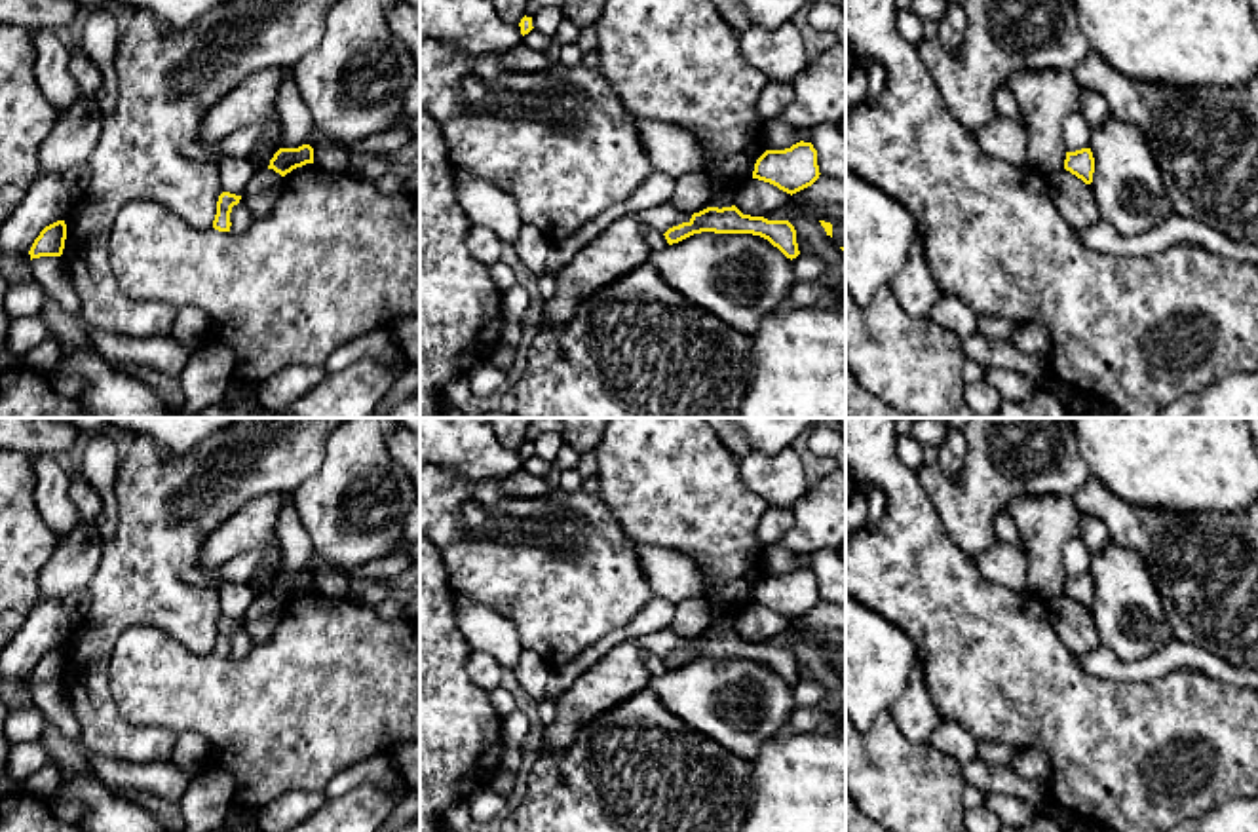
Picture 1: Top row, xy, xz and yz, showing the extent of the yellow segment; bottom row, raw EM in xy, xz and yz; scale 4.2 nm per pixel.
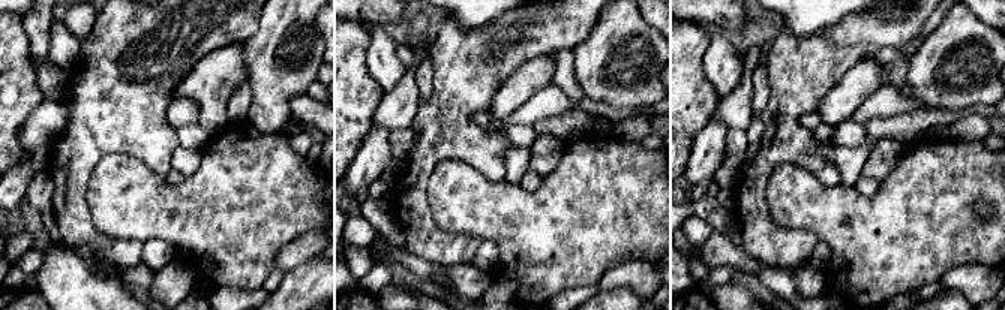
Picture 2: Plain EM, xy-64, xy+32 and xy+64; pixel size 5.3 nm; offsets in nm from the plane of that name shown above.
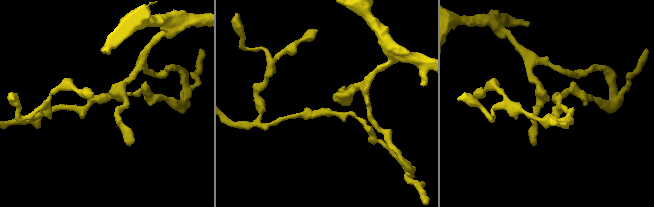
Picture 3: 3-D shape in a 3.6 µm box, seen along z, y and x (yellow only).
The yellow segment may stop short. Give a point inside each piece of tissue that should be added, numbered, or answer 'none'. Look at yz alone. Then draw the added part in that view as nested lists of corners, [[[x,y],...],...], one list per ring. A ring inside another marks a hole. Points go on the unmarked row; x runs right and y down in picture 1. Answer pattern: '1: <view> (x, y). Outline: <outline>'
none

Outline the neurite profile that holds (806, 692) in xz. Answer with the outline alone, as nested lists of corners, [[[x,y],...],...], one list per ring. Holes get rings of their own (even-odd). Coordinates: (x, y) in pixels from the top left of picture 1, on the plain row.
[[[800,678],[796,684],[791,686],[794,707],[817,707],[827,701],[832,701],[827,688],[815,680]]]

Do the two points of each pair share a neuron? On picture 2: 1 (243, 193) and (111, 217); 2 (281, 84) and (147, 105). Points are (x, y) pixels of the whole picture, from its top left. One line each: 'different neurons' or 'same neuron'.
1: same neuron
2: different neurons

